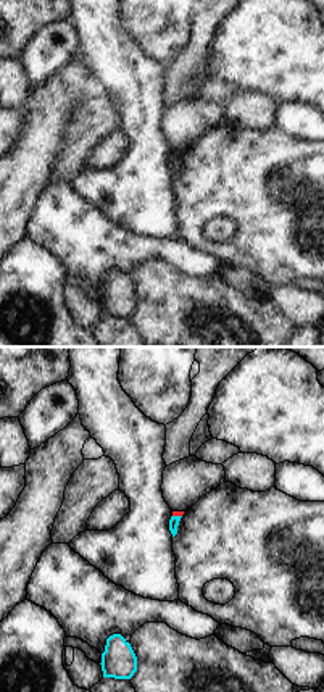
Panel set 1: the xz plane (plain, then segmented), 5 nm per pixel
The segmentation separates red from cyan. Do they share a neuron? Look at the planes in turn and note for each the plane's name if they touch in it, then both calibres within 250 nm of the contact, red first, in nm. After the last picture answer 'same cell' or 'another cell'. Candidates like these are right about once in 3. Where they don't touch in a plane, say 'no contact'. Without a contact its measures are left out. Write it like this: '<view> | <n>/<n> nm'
xz | 30/50 nm

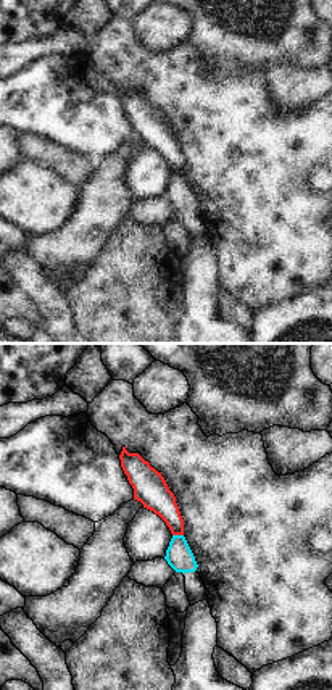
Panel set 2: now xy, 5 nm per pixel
xy | 160/140 nm

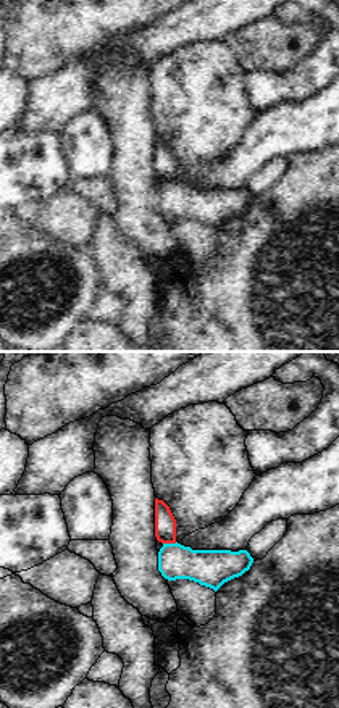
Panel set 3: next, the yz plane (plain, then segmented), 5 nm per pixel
yz | 110/190 nm

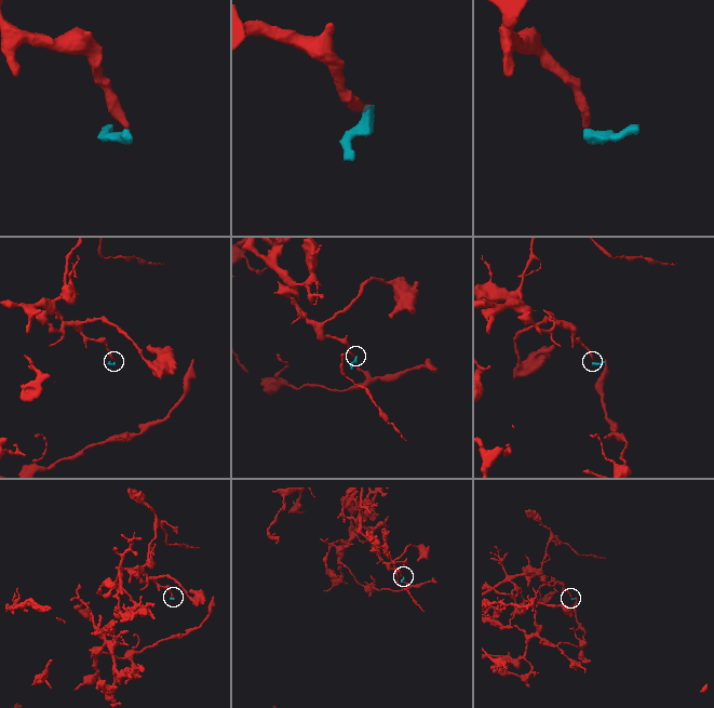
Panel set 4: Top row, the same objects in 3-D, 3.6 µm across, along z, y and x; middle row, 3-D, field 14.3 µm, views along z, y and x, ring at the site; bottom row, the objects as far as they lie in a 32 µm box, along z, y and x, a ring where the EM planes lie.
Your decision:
another cell

